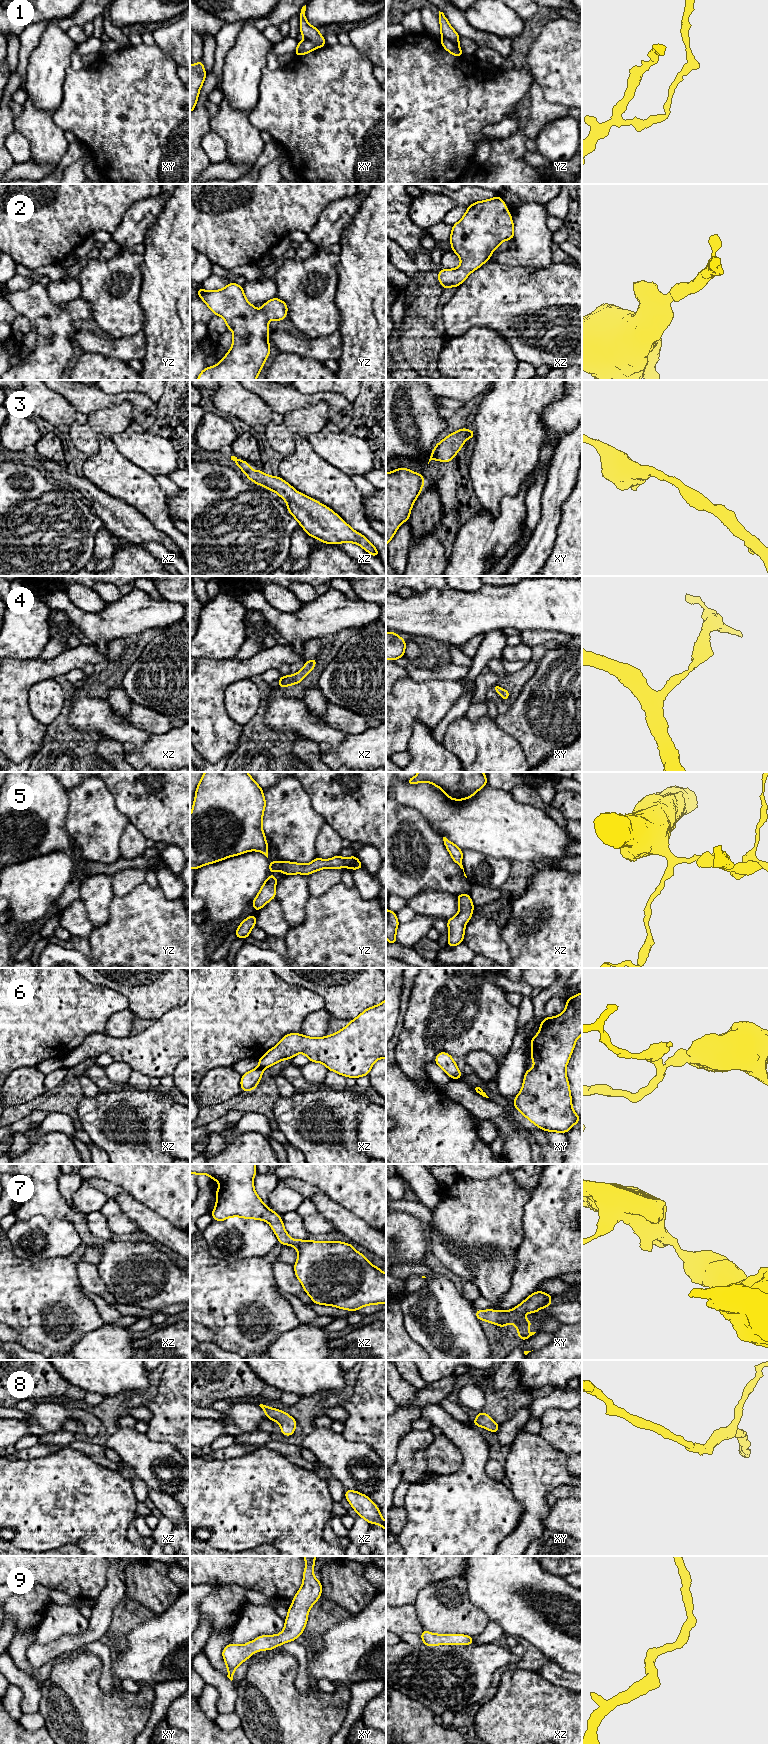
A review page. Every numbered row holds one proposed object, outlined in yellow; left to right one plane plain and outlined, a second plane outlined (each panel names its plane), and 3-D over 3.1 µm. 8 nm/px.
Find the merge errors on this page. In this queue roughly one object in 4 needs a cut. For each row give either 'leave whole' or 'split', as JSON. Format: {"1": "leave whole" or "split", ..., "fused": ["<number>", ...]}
{"1": "split", "2": "leave whole", "3": "leave whole", "4": "leave whole", "5": "leave whole", "6": "split", "7": "leave whole", "8": "leave whole", "9": "leave whole", "fused": ["1", "6"]}

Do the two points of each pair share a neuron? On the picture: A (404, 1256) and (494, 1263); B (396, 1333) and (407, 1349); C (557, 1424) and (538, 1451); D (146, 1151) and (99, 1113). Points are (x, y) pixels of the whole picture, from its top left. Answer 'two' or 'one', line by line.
A: two
B: one
C: two
D: one

